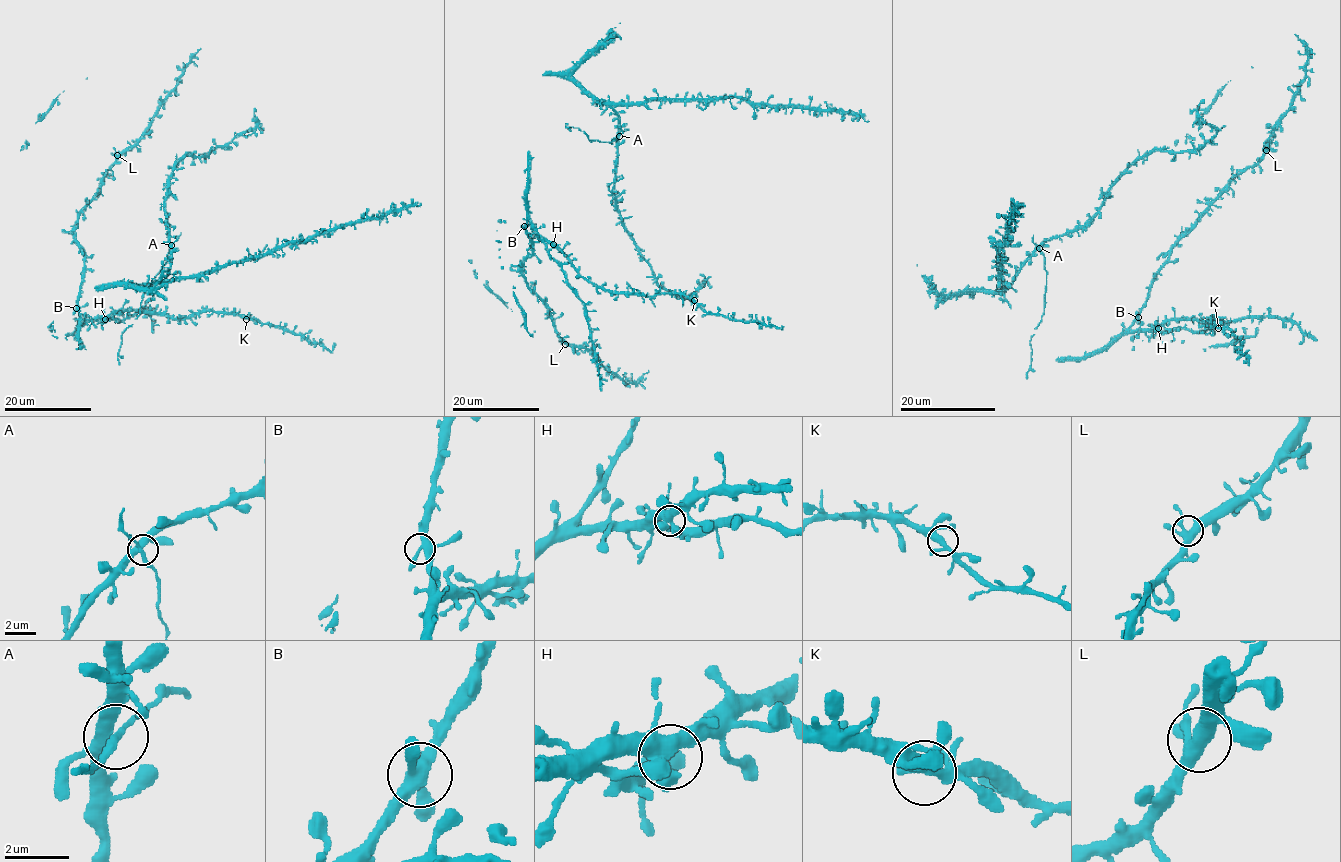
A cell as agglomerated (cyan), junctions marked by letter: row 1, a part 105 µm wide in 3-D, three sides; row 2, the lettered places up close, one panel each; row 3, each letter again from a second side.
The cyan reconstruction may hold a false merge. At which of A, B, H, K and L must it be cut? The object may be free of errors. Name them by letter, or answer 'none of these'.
none of these

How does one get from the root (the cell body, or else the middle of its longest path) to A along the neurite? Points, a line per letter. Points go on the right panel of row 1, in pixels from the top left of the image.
A: (1031, 365), (1030, 340), (1044, 312), (1046, 285), (1044, 256), (1039, 248)

